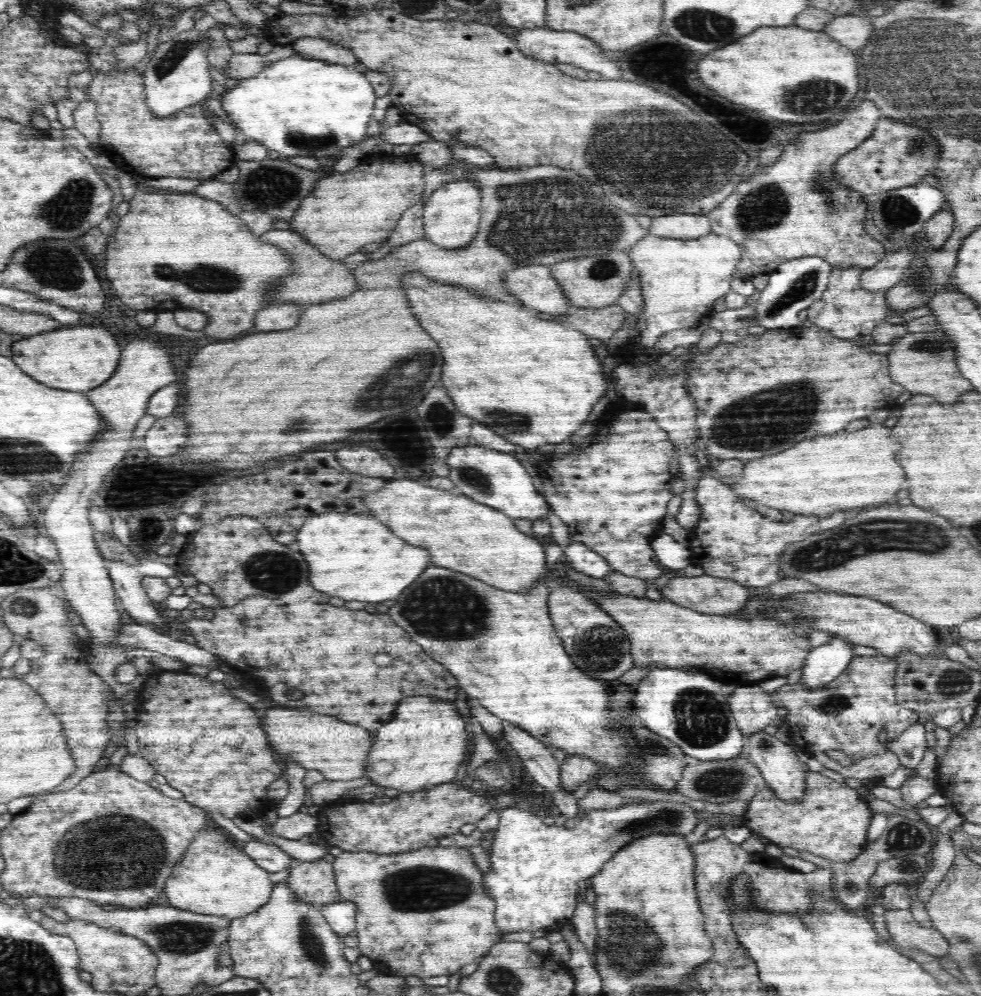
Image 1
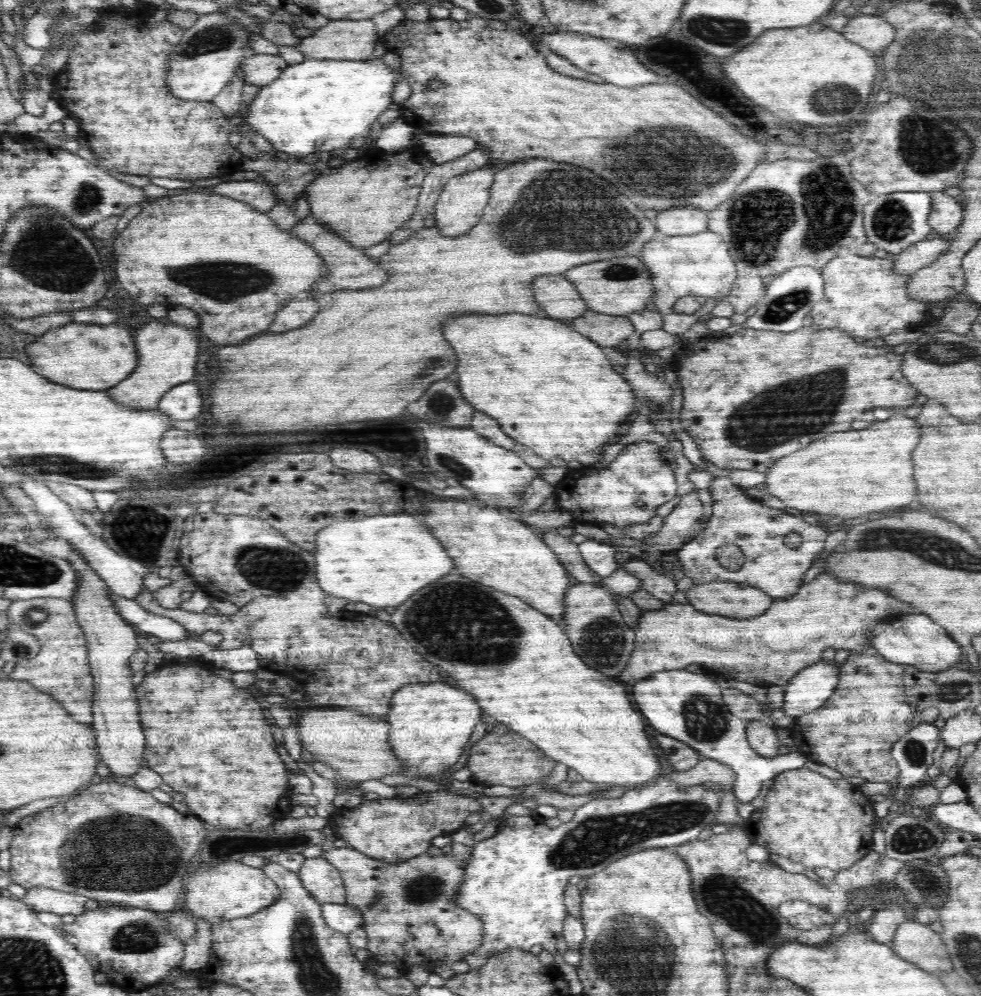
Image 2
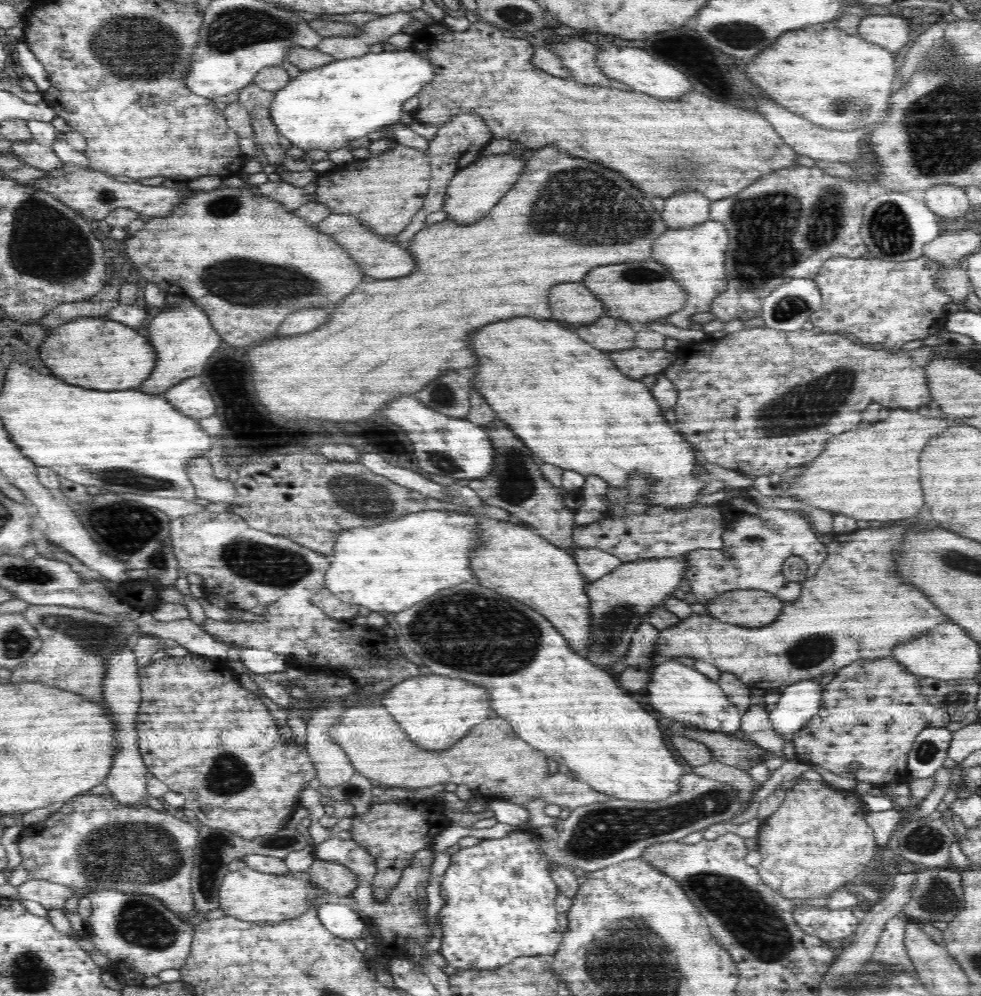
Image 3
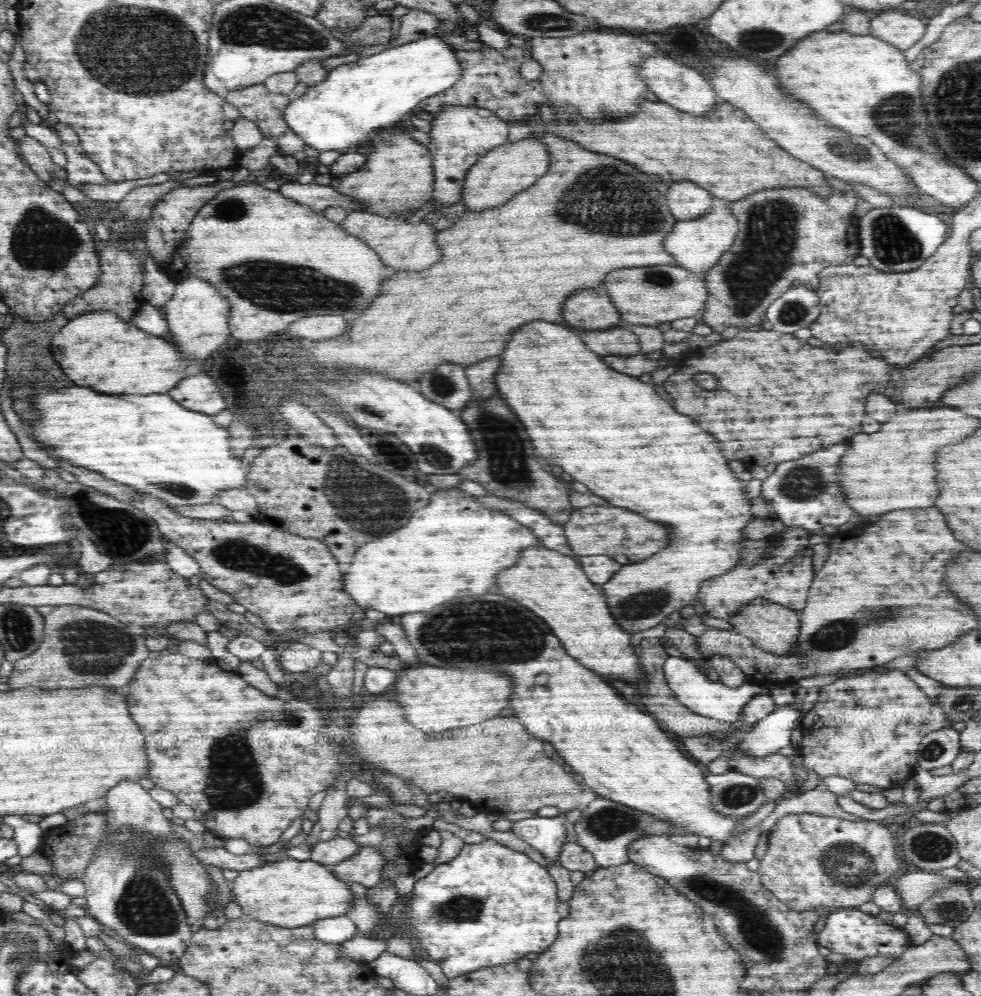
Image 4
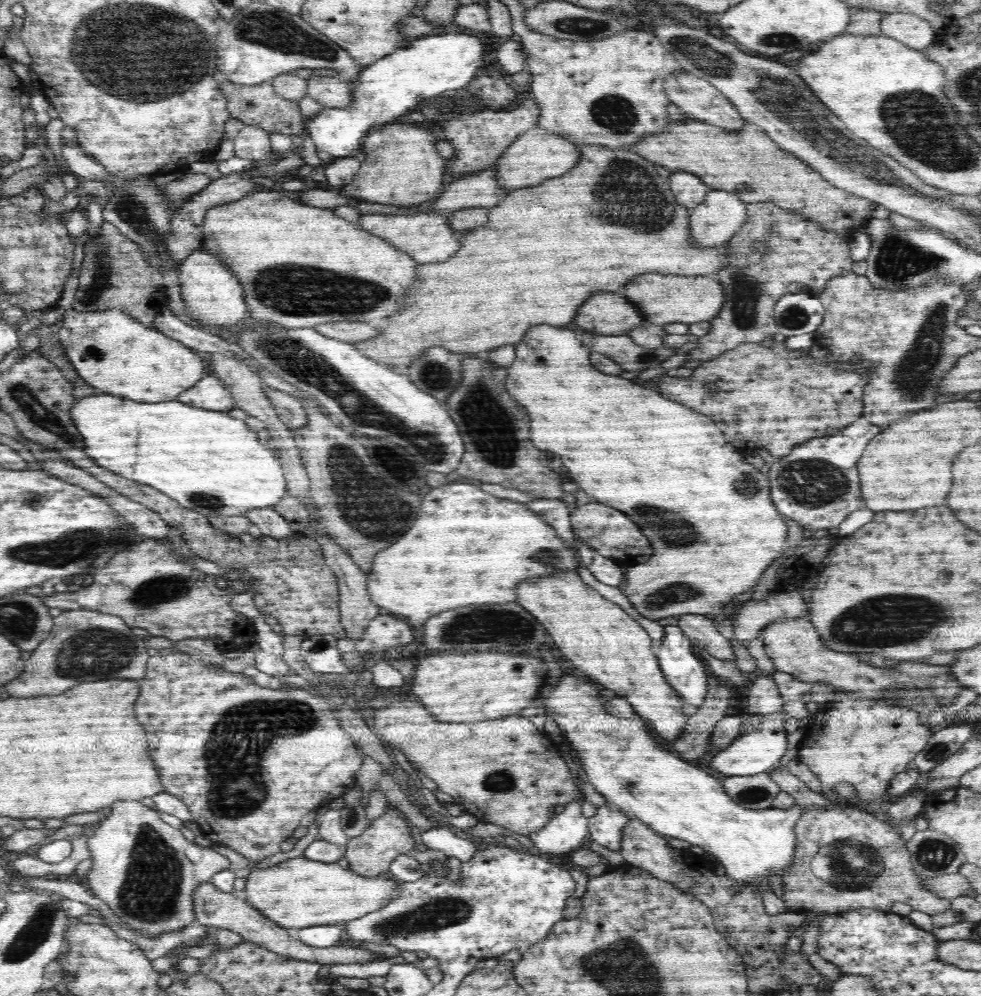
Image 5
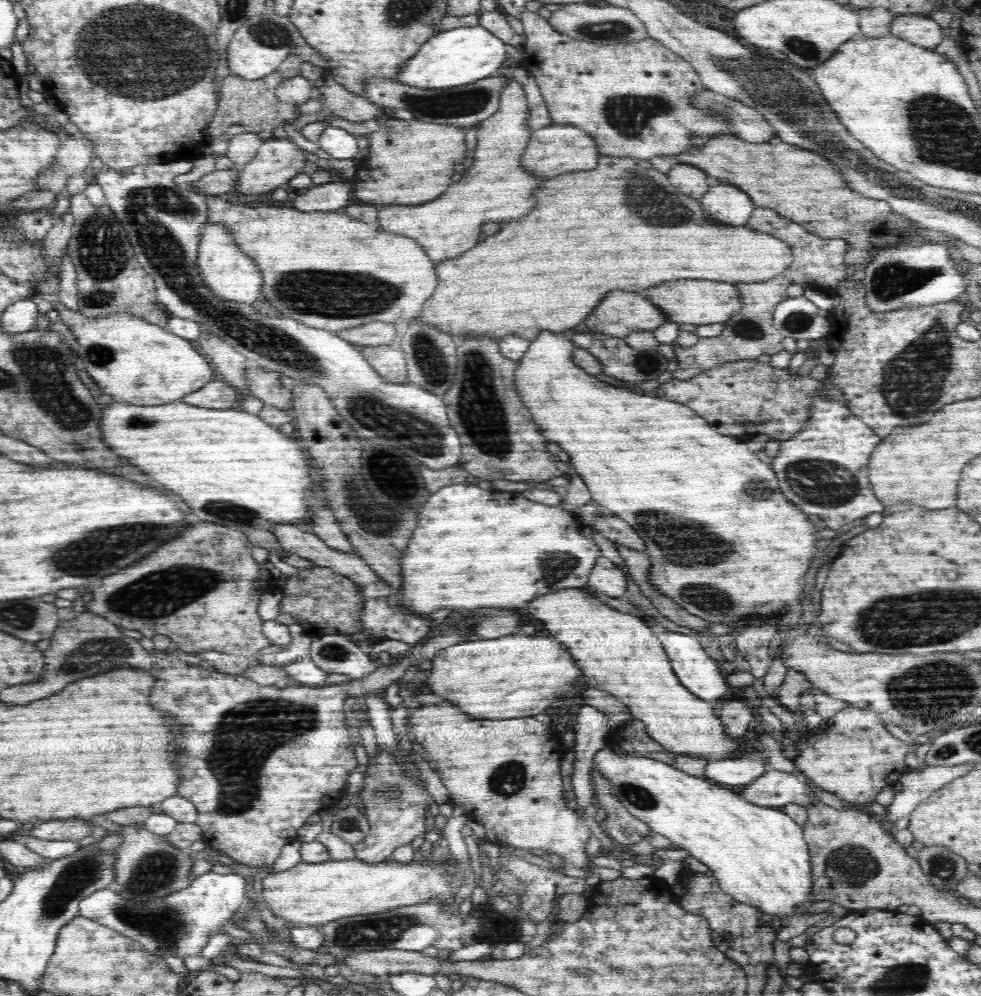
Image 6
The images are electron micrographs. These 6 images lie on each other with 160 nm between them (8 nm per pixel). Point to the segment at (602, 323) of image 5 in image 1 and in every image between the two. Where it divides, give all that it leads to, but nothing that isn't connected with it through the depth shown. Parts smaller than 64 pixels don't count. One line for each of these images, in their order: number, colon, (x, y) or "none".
1: (535, 286)
2: (556, 295)
3: (574, 303)
4: (587, 309)

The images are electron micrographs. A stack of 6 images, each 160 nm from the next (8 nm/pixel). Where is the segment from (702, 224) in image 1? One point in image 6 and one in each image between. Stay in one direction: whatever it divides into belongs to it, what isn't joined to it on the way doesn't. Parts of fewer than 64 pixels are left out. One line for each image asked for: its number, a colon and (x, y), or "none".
2: (688, 219)
3: (687, 208)
4: (687, 200)
5: (688, 188)
6: (690, 180)

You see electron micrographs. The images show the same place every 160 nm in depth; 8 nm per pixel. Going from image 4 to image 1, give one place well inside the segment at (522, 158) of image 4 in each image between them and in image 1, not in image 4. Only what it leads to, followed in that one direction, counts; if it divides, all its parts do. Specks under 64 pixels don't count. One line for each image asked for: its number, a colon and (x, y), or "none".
1: (451, 216)
2: (460, 205)
3: (473, 192)

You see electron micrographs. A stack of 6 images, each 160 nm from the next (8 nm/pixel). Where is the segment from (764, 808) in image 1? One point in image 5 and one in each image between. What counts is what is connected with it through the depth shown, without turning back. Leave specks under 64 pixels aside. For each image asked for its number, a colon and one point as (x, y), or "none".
2: (819, 822)
3: (817, 841)
4: (812, 861)
5: (846, 859)

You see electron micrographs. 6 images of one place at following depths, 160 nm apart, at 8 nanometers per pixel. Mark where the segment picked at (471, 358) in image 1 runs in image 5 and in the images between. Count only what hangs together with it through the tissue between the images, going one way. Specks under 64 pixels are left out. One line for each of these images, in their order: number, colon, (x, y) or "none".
2: (568, 402)
3: (568, 402)
4: (613, 433)
5: (714, 531)

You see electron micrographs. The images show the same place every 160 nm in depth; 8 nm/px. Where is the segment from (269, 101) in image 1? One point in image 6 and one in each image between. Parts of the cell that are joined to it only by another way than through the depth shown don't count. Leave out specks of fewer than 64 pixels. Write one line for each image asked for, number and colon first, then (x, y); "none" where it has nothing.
2: (314, 106)
3: (325, 108)
4: (340, 113)
5: (428, 66)
6: (451, 58)

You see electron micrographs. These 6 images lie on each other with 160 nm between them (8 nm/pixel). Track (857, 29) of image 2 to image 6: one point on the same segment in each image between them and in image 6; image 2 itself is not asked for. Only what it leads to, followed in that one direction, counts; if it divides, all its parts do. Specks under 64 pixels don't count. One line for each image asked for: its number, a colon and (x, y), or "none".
3: (892, 32)
4: (902, 30)
5: (915, 32)
6: (921, 30)

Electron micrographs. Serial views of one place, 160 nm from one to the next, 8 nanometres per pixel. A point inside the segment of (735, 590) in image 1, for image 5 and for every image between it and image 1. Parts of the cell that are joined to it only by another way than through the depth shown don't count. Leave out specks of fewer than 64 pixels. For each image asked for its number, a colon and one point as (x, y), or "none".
2: (735, 600)
3: (750, 608)
4: (772, 627)
5: (794, 646)

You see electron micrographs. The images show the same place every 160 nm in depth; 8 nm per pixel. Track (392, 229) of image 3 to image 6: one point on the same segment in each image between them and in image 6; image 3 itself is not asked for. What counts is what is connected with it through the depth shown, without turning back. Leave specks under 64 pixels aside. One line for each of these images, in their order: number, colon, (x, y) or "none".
4: (399, 178)
5: (403, 167)
6: (410, 162)

